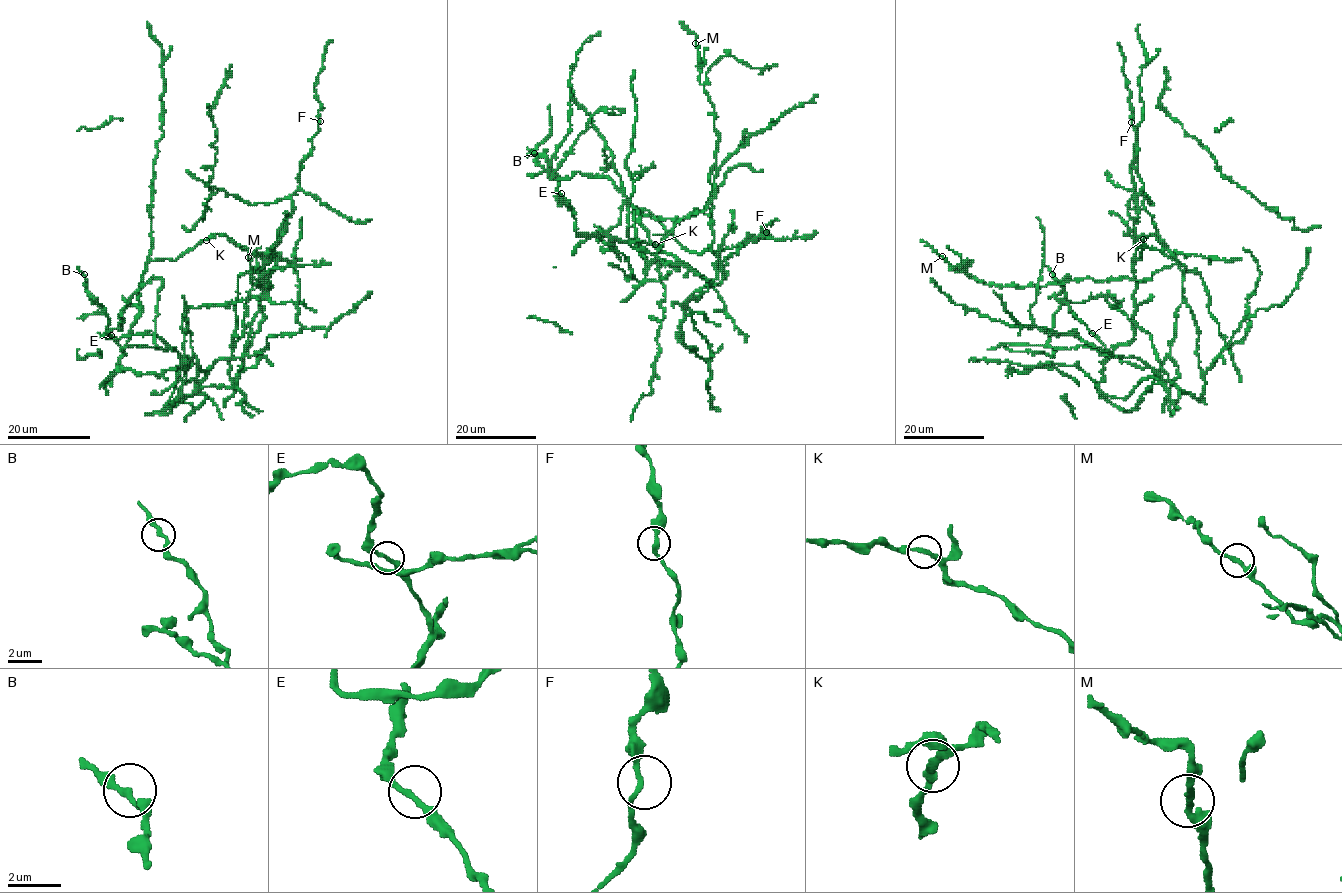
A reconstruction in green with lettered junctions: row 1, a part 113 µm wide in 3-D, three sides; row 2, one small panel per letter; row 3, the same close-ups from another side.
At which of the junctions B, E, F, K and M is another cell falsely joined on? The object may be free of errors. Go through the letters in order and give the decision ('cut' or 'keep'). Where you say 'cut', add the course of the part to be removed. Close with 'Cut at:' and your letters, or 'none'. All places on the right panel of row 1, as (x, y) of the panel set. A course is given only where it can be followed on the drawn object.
B: keep
E: keep
F: keep
K: keep
M: keep
Cut at: none

